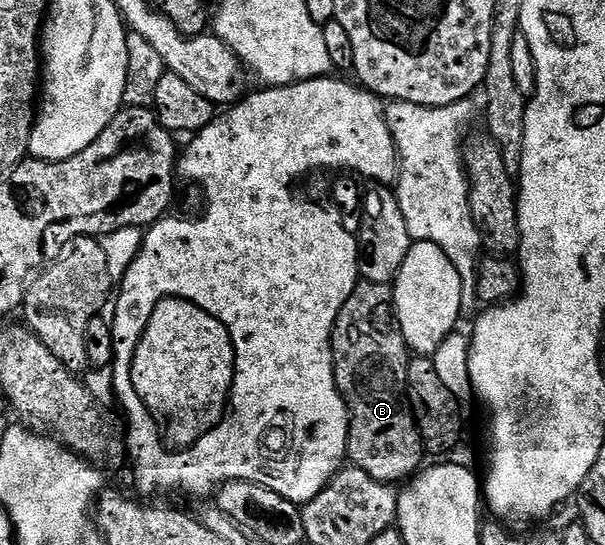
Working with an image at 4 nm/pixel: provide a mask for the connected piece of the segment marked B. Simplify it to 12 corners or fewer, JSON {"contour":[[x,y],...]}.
{"contour":[[391,285],[335,320],[347,461],[406,482],[425,450]]}

